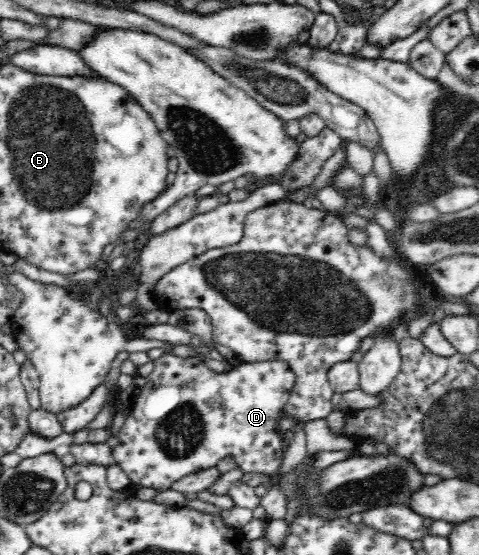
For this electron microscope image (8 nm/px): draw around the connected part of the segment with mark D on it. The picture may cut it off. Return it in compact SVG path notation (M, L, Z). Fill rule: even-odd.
M164 353L154 361L154 369L146 379L147 383L145 383L145 386L139 391L129 412L129 417L126 418L125 424L118 433L119 443L117 443L113 450L116 465L121 467L121 470L127 474L127 478L131 480L133 485L136 484L140 485L141 488L153 488L157 490L157 492L164 492L169 490L173 483L176 483L179 479L183 479L186 475L192 474L193 472L210 469L225 457L232 457L236 460L237 467L243 470L244 473L264 473L265 475L274 477L280 471L284 459L284 435L278 427L278 421L285 416L283 407L289 399L296 380L293 370L286 361L273 359L259 362L239 362L237 365L234 364L230 366L227 371L218 373L207 368L204 360L195 356L183 358L181 356Z

